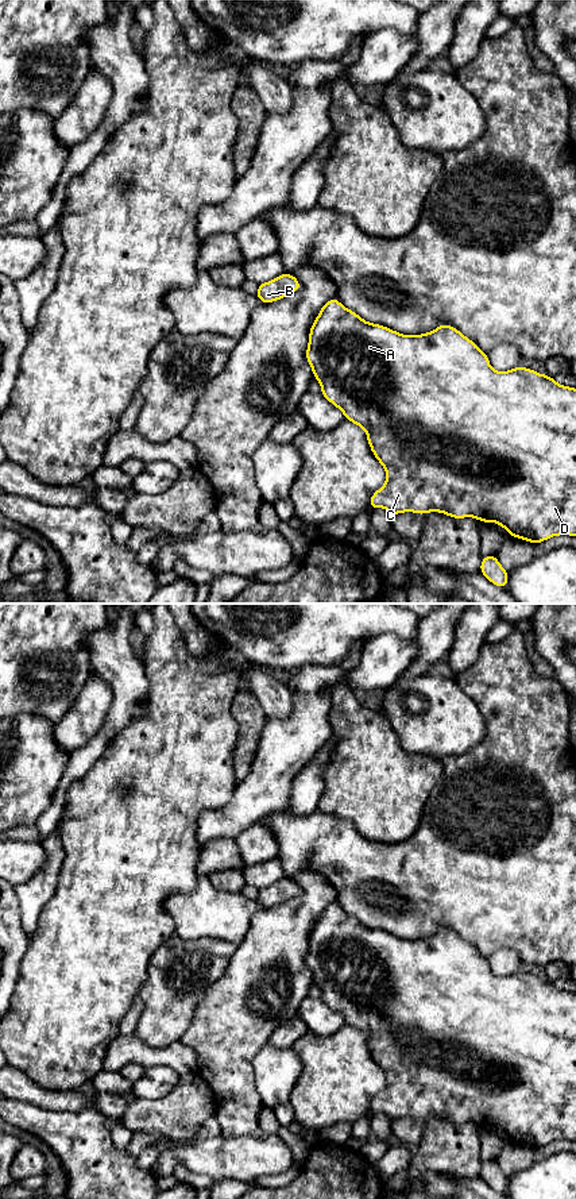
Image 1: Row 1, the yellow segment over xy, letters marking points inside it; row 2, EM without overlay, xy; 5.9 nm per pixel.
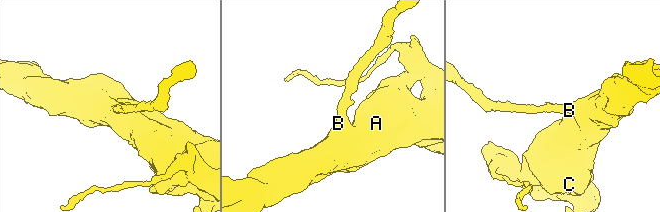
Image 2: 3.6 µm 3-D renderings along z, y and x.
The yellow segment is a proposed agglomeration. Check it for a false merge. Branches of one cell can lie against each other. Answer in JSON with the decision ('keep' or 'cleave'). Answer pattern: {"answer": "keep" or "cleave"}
{"answer": "keep"}

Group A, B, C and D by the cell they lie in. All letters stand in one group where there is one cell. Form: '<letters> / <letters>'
A B C D

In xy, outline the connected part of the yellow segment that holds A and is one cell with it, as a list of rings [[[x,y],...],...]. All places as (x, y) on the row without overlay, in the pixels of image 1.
[[[336,902],[321,911],[312,929],[305,961],[313,983],[321,990],[320,998],[344,1018],[345,1025],[366,1036],[374,1061],[386,1075],[386,1087],[371,1100],[370,1114],[384,1113],[391,1121],[405,1117],[417,1119],[438,1117],[452,1123],[473,1122],[480,1127],[496,1127],[509,1141],[533,1149],[560,1140],[576,1141],[576,992],[560,990],[548,979],[540,979],[521,969],[509,976],[494,975],[487,957],[453,930],[441,929],[428,938],[403,940],[382,929],[363,925]]]

